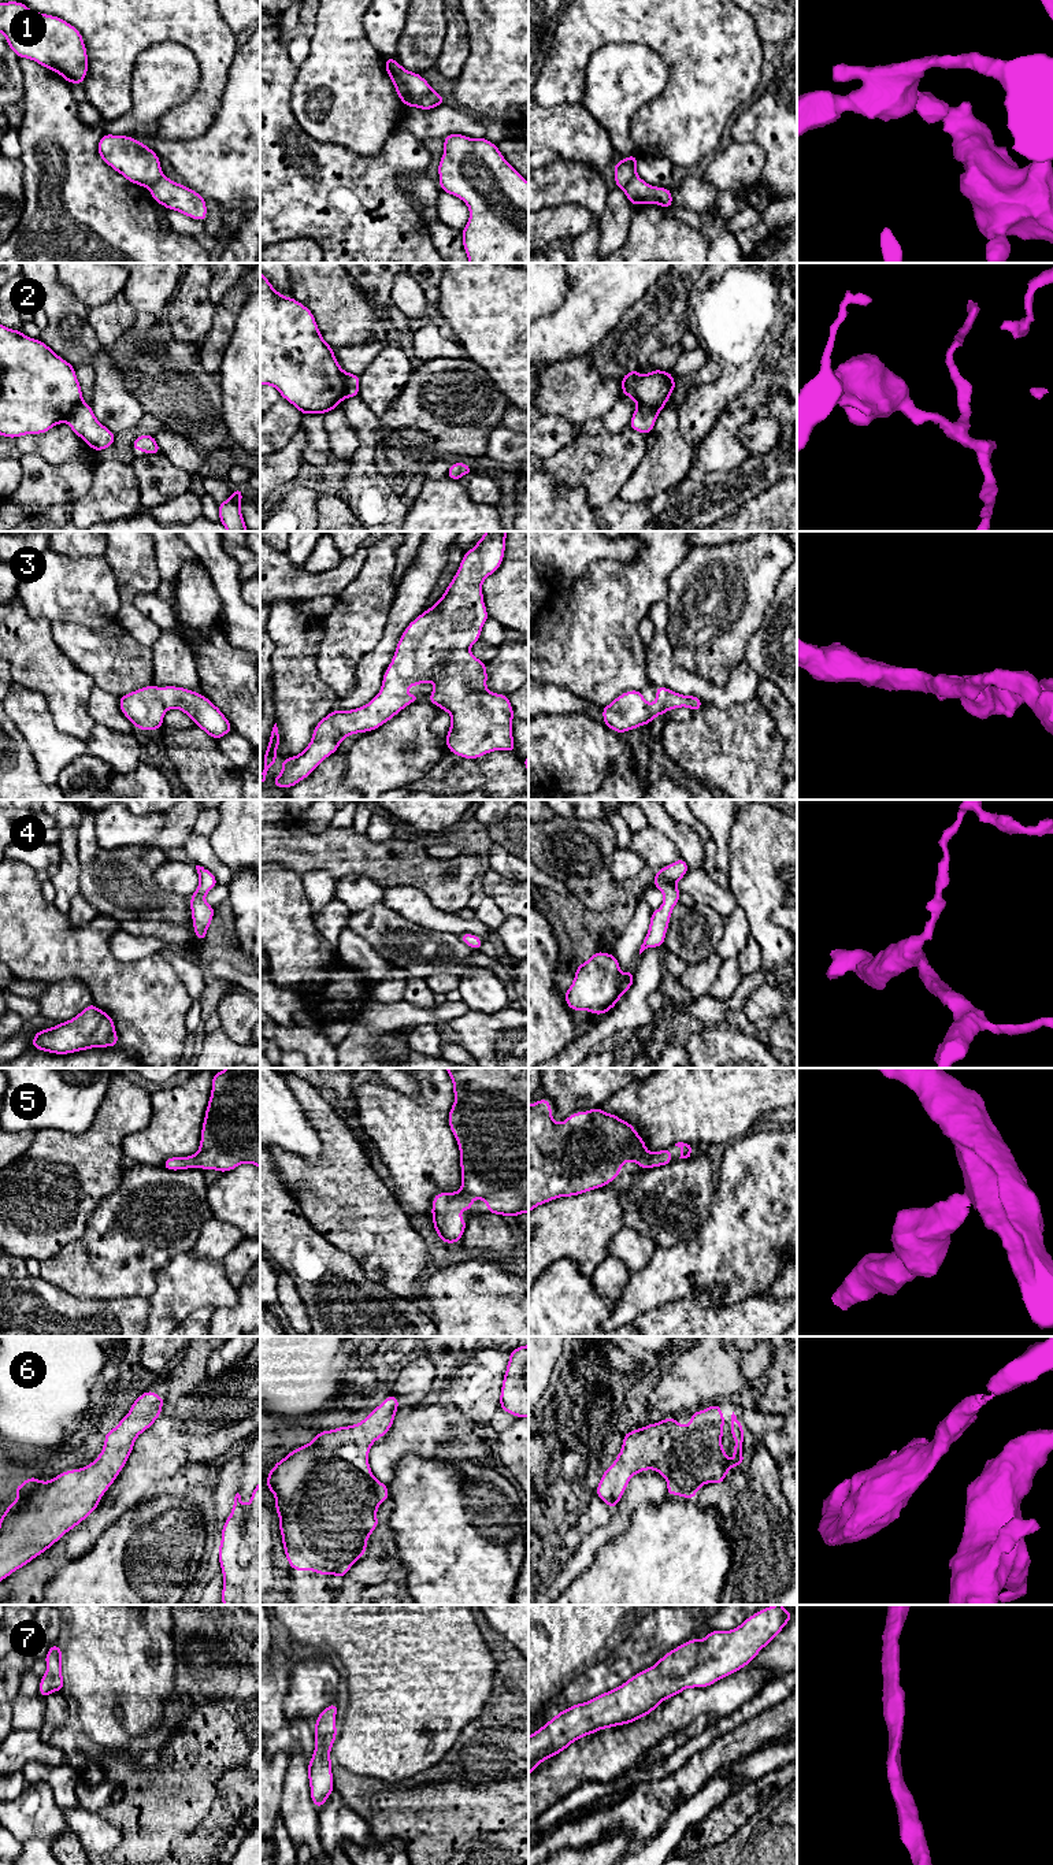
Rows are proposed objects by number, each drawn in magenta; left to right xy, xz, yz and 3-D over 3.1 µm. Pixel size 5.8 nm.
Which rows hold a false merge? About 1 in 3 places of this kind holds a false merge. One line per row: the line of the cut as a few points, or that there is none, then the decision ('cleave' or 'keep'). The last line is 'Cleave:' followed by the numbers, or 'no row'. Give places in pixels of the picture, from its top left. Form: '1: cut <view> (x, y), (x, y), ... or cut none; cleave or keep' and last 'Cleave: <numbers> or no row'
1: cut xz (432, 91), (416, 106); cleave
2: cut xz (343, 370), (345, 396); cleave
3: cut none; keep
4: cut xy (207, 904), (191, 905); cleave
5: cut none; keep
6: cut none; keep
7: cut none; keep
Cleave: 1, 2, 4

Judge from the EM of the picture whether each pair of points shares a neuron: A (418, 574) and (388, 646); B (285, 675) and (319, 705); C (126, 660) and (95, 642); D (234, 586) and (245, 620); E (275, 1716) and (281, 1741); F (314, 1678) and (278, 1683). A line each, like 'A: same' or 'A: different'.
A: same
B: same
C: same
D: same
E: different
F: different

